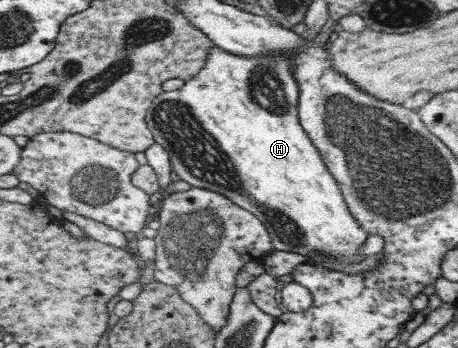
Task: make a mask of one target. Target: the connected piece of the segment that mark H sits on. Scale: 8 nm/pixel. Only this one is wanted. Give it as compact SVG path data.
M214 47L208 53L208 61L206 67L200 73L196 73L192 79L186 80L180 89L172 92L164 92L155 99L154 105L148 110L147 122L148 127L155 134L155 140L168 152L170 165L172 167L173 176L186 181L194 187L202 187L203 189L220 193L233 203L239 204L240 207L250 211L253 215L259 217L264 225L271 232L271 237L277 251L288 251L289 253L298 253L304 256L310 256L314 252L326 252L330 258L336 258L338 263L346 263L346 265L356 265L362 263L366 259L366 255L362 253L362 247L366 243L366 239L370 237L368 231L362 228L357 222L356 217L350 212L347 199L338 184L338 180L328 170L327 163L324 162L323 155L320 154L319 148L312 142L311 136L304 130L304 126L300 123L299 101L300 101L300 83L296 79L296 69L292 65L292 55L264 55L264 57L244 57L244 55L234 55L230 51L224 51L220 47Z

